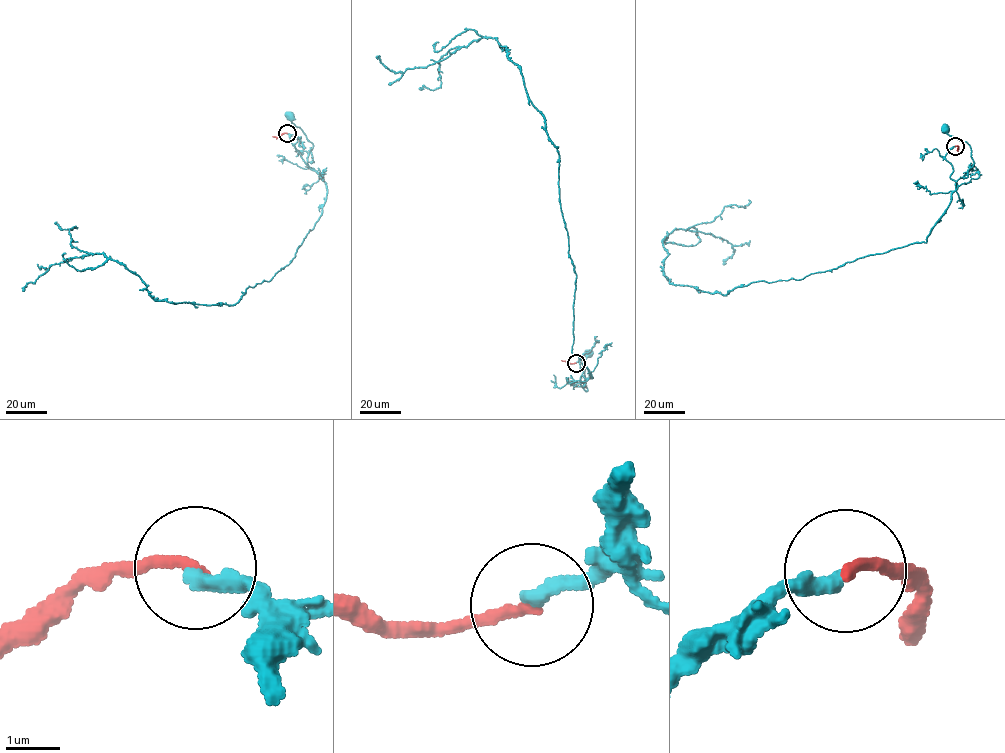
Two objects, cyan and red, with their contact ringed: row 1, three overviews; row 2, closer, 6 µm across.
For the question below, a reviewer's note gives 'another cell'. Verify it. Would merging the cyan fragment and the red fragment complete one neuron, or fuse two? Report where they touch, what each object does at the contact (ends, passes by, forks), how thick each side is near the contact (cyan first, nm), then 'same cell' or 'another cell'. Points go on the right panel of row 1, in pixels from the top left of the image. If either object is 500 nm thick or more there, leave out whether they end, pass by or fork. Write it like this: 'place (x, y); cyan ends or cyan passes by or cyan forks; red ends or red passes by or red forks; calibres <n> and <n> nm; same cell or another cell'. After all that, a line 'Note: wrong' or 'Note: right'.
place (955, 146); cyan ends; red ends; calibres 280 and 220 nm; same cell
Note: wrong

